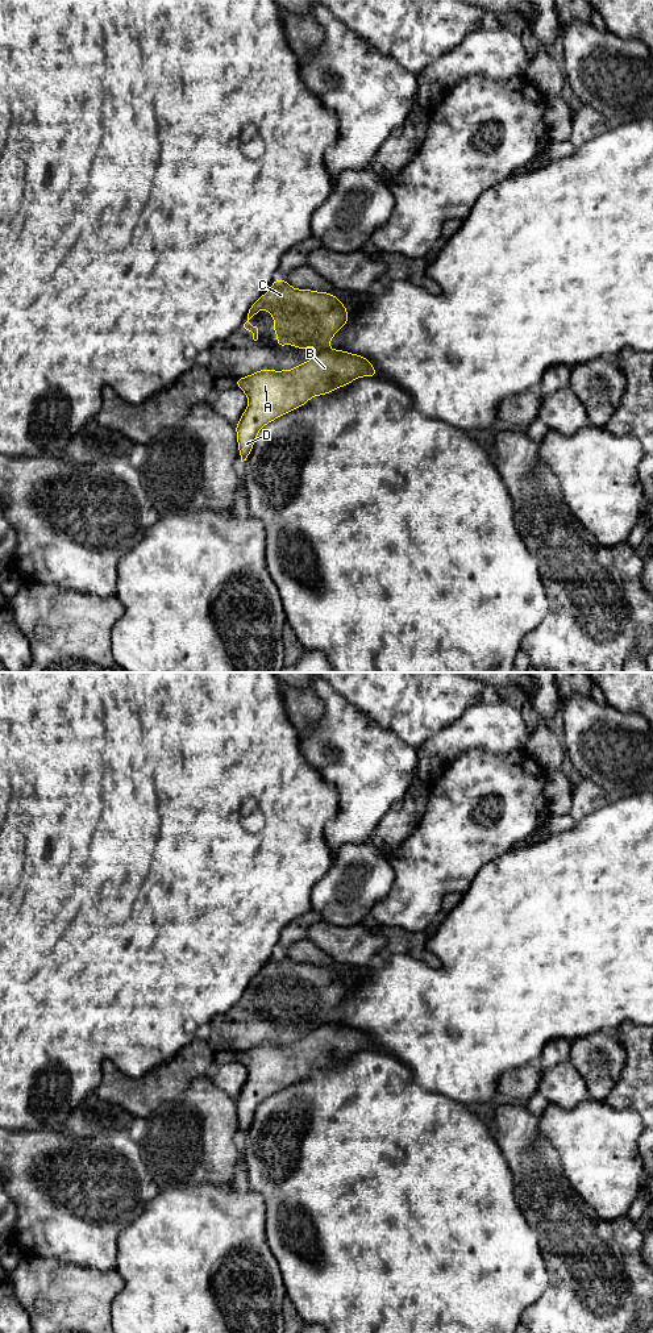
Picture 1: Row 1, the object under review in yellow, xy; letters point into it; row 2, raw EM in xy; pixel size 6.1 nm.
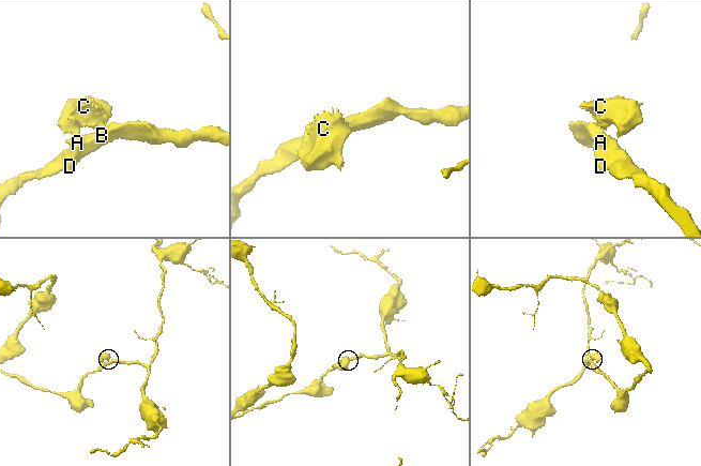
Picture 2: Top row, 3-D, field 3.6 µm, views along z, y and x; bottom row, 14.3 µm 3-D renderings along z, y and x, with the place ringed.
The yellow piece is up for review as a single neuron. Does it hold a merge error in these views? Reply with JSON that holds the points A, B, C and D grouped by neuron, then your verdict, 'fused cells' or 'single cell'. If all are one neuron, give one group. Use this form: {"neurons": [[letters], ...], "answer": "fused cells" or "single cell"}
{"neurons": [["A", "B", "D"], ["C"]], "answer": "fused cells"}

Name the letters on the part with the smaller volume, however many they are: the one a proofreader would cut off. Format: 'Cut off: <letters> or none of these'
Cut off: C

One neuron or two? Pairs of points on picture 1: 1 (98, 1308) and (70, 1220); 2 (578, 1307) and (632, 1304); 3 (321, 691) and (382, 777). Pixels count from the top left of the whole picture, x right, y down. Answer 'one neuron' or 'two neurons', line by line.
1: two neurons
2: one neuron
3: one neuron

